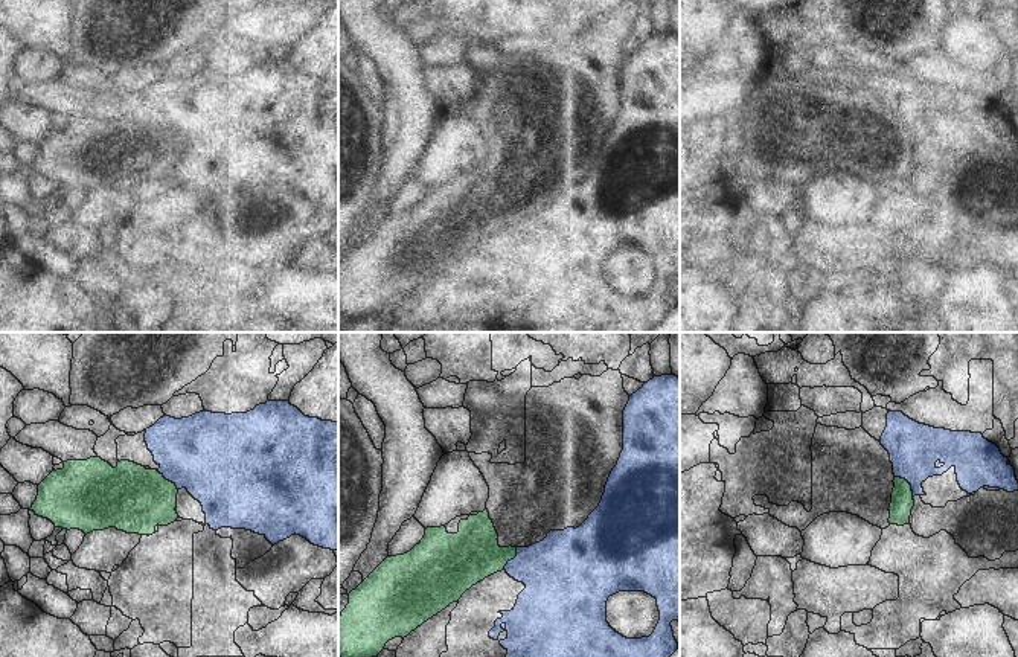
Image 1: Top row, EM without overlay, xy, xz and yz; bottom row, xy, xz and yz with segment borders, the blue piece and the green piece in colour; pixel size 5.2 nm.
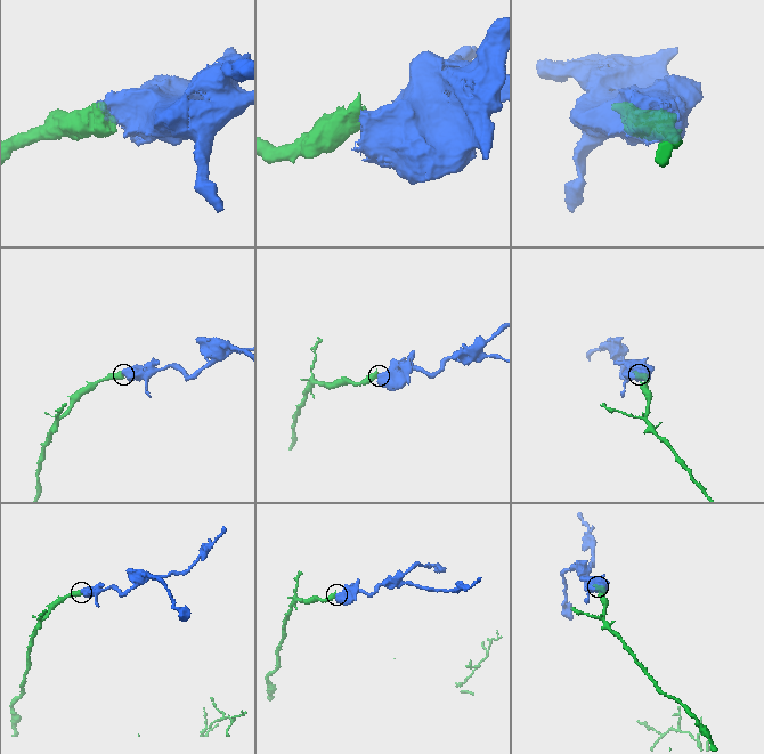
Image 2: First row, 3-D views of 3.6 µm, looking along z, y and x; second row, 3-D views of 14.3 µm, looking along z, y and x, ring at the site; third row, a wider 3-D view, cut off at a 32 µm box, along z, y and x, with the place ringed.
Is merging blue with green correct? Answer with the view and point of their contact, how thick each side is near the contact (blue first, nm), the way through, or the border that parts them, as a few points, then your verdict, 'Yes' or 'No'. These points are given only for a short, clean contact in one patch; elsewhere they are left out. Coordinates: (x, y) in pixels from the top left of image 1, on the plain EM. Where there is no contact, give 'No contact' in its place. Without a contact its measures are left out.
Touches blue at yz (909, 141). Thickness 260 nm (blue) against 120 nm. Boundary: yz (895, 134), (902, 136), (910, 144), (913, 154). No.

